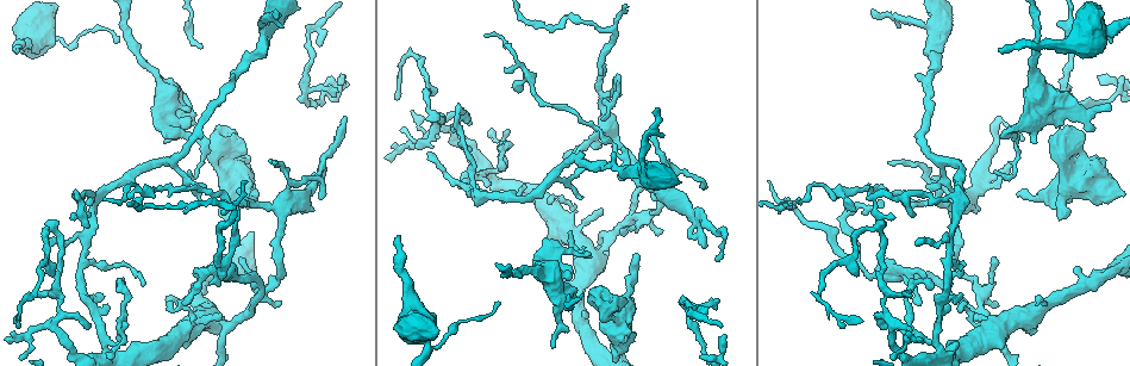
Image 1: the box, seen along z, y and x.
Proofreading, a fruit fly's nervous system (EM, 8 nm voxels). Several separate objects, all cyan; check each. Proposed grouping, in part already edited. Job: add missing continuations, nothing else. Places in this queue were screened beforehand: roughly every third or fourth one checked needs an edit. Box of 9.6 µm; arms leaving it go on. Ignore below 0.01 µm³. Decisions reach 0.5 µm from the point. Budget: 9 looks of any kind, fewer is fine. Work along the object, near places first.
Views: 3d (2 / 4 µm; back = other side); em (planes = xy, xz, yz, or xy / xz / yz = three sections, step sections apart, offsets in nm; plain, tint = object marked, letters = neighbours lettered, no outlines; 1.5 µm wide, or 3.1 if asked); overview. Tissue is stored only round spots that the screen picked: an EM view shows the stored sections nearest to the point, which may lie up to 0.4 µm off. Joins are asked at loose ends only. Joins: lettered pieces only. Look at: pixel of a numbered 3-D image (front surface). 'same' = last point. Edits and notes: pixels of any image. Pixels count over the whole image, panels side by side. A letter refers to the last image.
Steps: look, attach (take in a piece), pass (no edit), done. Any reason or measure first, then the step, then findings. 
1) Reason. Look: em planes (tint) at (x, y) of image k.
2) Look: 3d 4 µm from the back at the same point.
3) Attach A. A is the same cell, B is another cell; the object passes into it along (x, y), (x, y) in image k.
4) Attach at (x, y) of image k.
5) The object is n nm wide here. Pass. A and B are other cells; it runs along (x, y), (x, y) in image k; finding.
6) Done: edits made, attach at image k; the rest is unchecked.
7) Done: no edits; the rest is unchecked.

Thick end. Look: em planes (letters) at (1097, 205) of image 1.

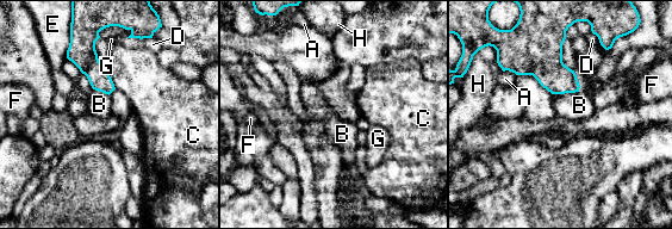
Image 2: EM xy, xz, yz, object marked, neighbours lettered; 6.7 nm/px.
The longest contact is with E, 260 nm. Pass. A, B, C, D, E, F, G and H are other cells; a border runs along (579, 91), (554, 94) in image 2; none of them fits.

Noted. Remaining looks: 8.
Free end. Look: em planes (letters) at (1022, 140) of image 1.

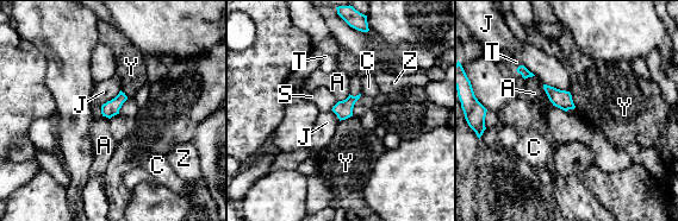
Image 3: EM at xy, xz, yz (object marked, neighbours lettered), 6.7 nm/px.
Pass. A, C, J, S, T, Y and Z are other cells; a border runs along (542, 84), (548, 100), (553, 105) in image 3; none of them fits.

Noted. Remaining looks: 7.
An open end. Look: em yz step 8 (tint) at (1093, 129) of image 1.

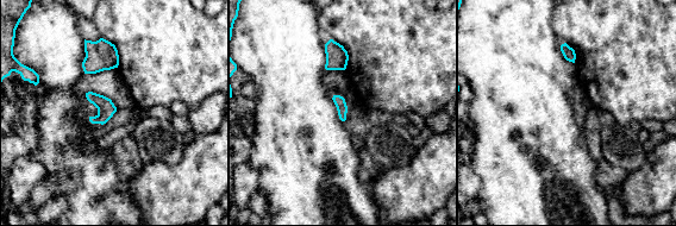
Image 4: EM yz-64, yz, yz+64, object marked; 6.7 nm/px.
Another direction. Look: em planes (letters) at the same point.

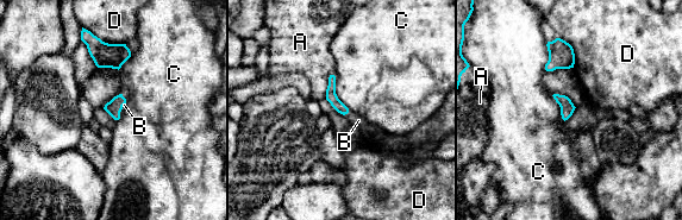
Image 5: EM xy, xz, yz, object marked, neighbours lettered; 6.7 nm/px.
Attach B. B is the same cell, A, C and D are other cells; it goes on there.

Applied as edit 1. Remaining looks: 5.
An open end. Look: 3d 2 µm at (975, 315) of image 1.

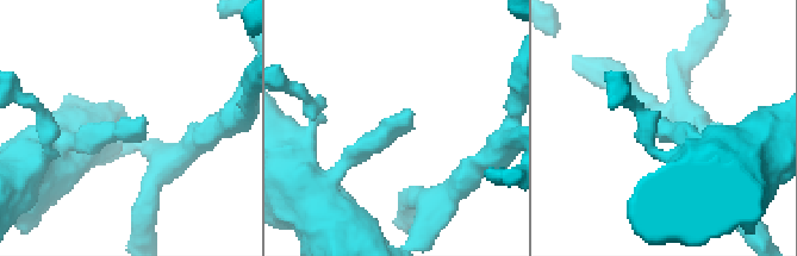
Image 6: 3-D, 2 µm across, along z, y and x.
Look: em planes (letters) at (144, 117) of image 6.

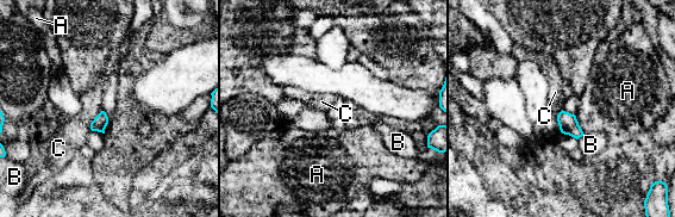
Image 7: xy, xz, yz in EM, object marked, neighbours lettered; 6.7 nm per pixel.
Pass. A, B and C are other cells; a border runs along (101, 110), (91, 123), (91, 130) in image 7; no lettered piece goes on from it.

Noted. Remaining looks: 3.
Done: edits made, attach at image 5; the rest is unchecked.

